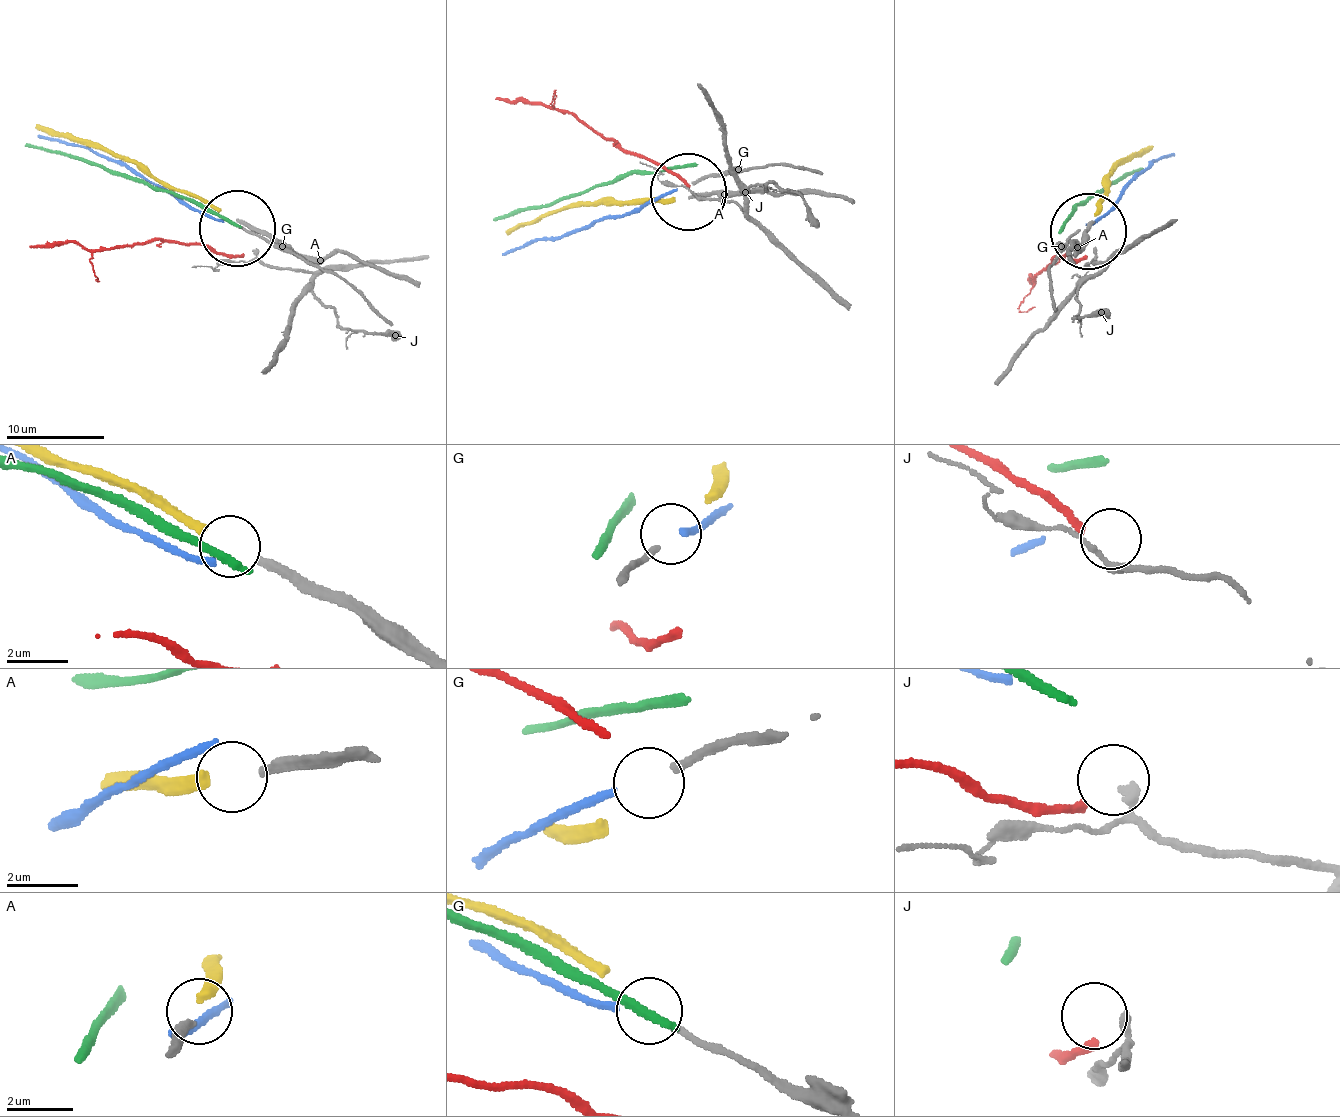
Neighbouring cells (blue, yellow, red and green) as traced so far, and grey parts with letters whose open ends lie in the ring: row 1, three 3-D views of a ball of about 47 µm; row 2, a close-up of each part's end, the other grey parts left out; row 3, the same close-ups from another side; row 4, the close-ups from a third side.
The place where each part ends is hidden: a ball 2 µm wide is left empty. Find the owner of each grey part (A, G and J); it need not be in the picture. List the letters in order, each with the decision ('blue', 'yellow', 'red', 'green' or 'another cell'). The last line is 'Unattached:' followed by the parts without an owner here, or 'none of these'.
A: yellow
G: another cell
J: red
Unattached: G

